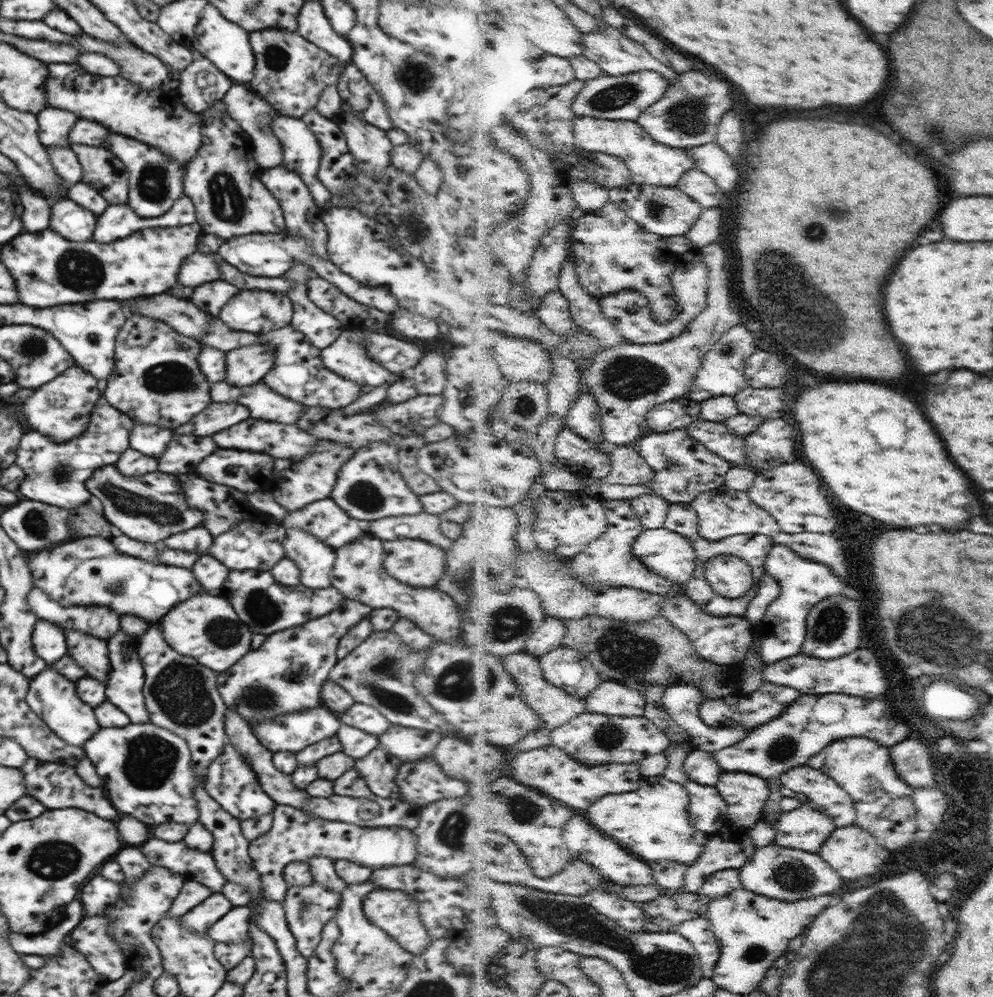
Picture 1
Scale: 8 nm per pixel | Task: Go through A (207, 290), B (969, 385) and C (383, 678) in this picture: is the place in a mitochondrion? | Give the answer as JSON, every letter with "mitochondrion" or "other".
{"A":"other","B":"other","C":"mitochondrion"}

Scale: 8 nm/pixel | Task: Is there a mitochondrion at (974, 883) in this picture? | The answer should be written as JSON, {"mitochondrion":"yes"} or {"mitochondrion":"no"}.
{"mitochondrion":"no"}

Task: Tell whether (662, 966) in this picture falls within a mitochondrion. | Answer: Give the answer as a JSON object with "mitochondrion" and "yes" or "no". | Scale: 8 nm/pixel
{"mitochondrion":"yes"}

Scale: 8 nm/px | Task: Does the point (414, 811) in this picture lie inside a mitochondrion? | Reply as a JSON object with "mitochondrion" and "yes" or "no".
{"mitochondrion":"no"}

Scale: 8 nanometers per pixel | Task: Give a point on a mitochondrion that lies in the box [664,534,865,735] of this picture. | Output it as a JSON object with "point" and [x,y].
{"point":[828,626]}

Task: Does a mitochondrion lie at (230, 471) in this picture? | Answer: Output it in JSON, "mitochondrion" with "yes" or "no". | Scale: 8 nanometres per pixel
{"mitochondrion":"no"}

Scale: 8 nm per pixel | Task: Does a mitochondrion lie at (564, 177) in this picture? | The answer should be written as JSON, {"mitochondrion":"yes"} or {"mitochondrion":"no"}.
{"mitochondrion":"no"}

